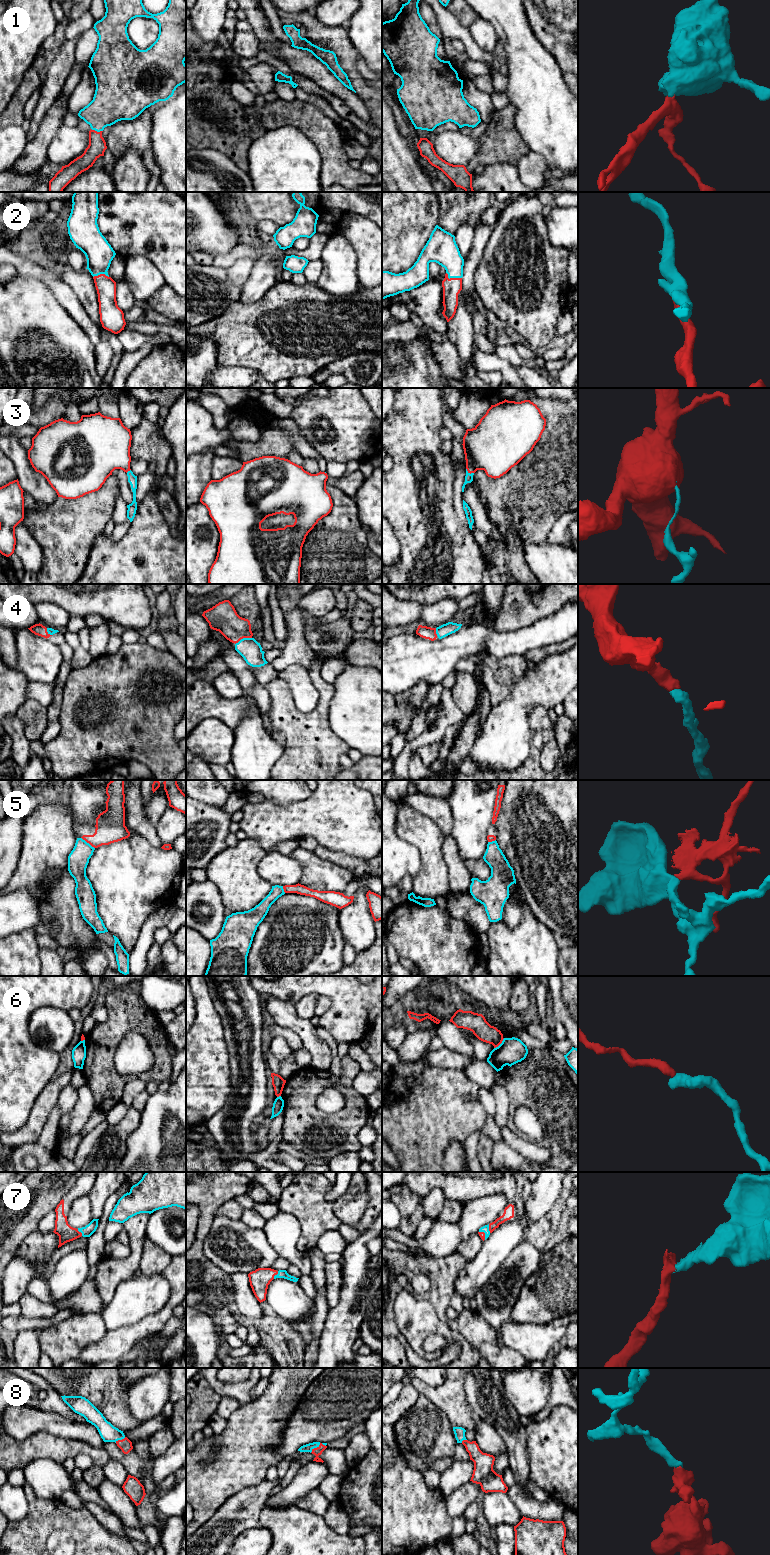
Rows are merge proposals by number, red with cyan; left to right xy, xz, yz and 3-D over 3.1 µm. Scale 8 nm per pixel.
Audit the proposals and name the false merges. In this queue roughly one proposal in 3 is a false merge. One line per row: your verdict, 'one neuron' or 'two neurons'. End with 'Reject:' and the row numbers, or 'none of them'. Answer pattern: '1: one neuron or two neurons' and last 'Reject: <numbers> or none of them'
1: one neuron
2: one neuron
3: one neuron
4: one neuron
5: two neurons
6: two neurons
7: one neuron
8: one neuron
Reject: 5, 6

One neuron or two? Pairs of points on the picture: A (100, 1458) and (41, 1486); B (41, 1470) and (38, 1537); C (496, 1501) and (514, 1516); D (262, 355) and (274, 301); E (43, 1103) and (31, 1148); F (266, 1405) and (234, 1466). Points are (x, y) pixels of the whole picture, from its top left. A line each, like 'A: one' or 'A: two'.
A: two
B: two
C: one
D: one
E: two
F: one

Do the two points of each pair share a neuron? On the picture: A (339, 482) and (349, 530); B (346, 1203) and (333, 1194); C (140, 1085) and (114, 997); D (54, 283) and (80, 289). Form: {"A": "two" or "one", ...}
{"A": "two", "B": "two", "C": "two", "D": "two"}

